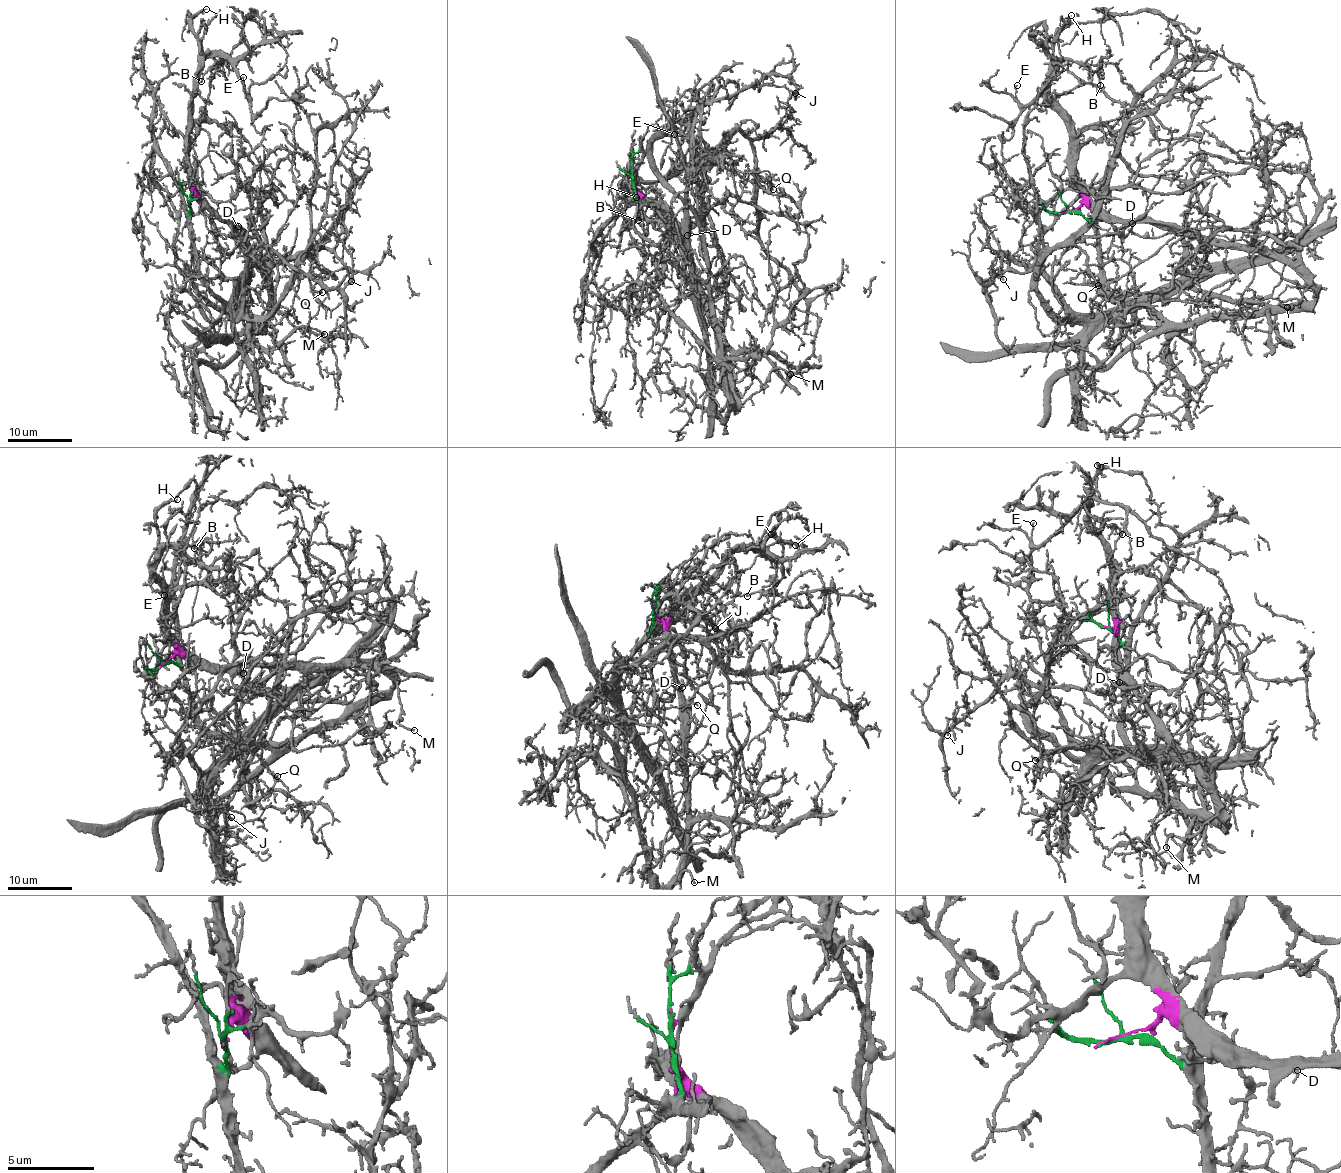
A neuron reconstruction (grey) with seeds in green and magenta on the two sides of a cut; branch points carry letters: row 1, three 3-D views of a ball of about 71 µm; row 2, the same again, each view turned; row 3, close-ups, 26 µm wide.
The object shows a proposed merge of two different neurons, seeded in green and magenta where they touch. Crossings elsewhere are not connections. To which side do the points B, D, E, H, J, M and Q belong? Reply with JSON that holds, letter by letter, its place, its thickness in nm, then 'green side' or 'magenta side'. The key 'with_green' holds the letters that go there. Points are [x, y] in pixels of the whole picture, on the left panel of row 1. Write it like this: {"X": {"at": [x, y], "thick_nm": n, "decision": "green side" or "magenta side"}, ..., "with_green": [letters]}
{"B": {"at": [201, 81], "thick_nm": 160, "decision": "magenta side"}, "D": {"at": [238, 226], "thick_nm": 160, "decision": "magenta side"}, "E": {"at": [243, 77], "thick_nm": 130, "decision": "magenta side"}, "H": {"at": [206, 9], "thick_nm": 140, "decision": "magenta side"}, "J": {"at": [351, 281], "thick_nm": 150, "decision": "green side"}, "M": {"at": [324, 334], "thick_nm": 200, "decision": "magenta side"}, "Q": {"at": [322, 292], "thick_nm": 160, "decision": "green side"}, "with_green": ["J", "Q"]}

